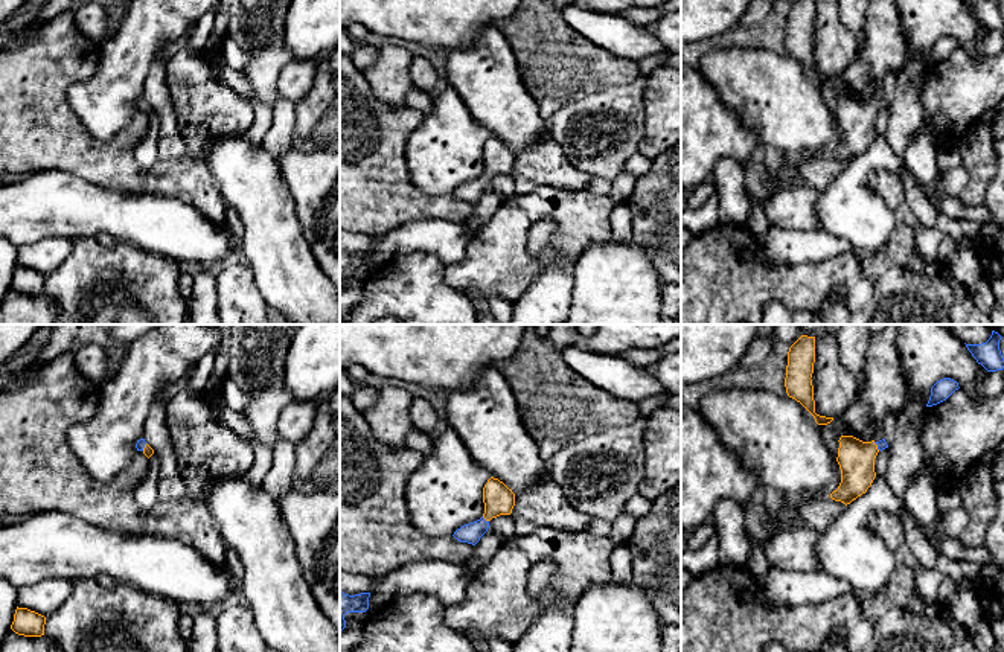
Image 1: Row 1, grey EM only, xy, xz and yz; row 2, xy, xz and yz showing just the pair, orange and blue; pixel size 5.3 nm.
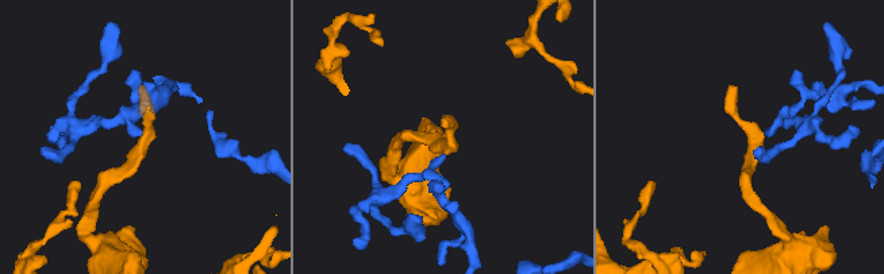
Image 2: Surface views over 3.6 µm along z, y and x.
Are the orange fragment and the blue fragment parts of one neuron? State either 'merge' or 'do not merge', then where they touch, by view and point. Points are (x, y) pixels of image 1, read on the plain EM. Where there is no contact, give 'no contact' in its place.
merge | xz (485, 177)

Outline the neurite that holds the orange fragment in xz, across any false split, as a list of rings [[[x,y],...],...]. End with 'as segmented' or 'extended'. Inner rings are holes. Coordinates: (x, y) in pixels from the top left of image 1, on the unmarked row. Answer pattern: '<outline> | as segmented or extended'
[[[491,136],[483,146],[483,161],[483,175],[457,187],[452,193],[457,200],[475,204],[488,190],[492,177],[512,172],[515,152],[503,140]]] | extended

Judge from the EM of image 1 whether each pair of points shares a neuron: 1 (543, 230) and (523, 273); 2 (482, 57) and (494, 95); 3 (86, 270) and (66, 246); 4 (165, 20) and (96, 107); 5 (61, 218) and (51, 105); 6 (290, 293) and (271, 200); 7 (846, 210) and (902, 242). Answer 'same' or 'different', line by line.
1: different
2: same
3: different
4: same
5: different
6: same
7: different

